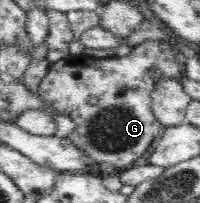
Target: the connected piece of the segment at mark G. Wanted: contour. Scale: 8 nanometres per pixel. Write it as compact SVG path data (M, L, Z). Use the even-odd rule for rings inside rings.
M146 40L122 57L67 55L50 65L40 83L38 96L77 126L66 139L88 154L92 161L110 171L127 169L148 151L156 137L160 137L162 125L151 109L152 93L158 83L182 79L177 53L169 41Z

